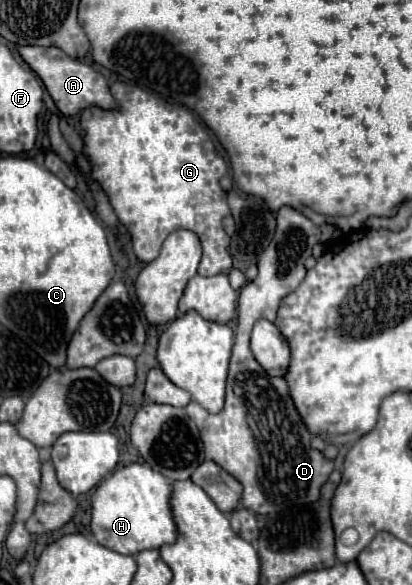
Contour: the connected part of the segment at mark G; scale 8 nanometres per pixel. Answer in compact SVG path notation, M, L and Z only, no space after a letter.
M115 82L111 86L111 92L119 102L117 110L101 110L97 106L83 110L81 128L85 136L81 152L91 164L91 178L103 188L119 222L131 234L133 252L137 260L153 262L159 256L163 240L173 230L191 230L197 234L203 248L199 274L215 276L221 272L223 274L229 272L231 270L231 256L227 252L229 236L223 230L223 218L229 214L229 206L227 196L219 186L219 180L227 174L229 168L225 160L215 152L211 138L187 108L168 104L144 88Z

